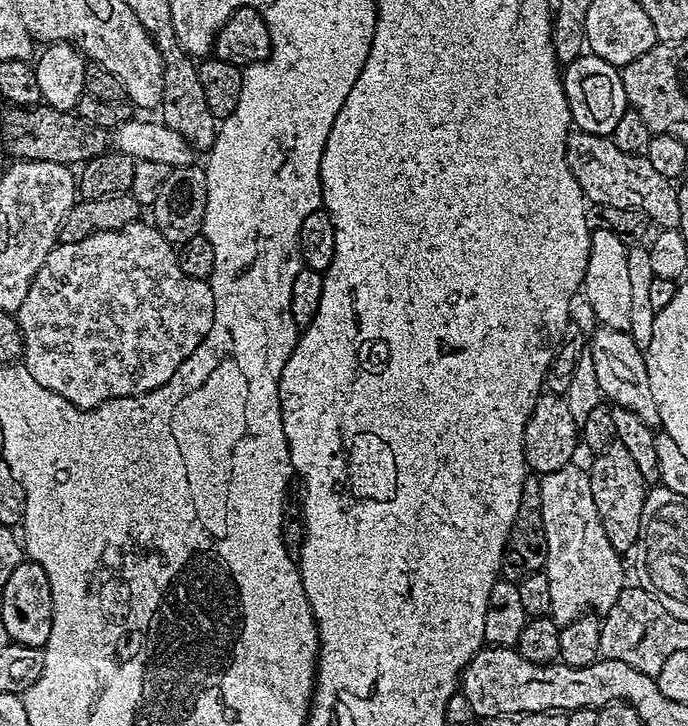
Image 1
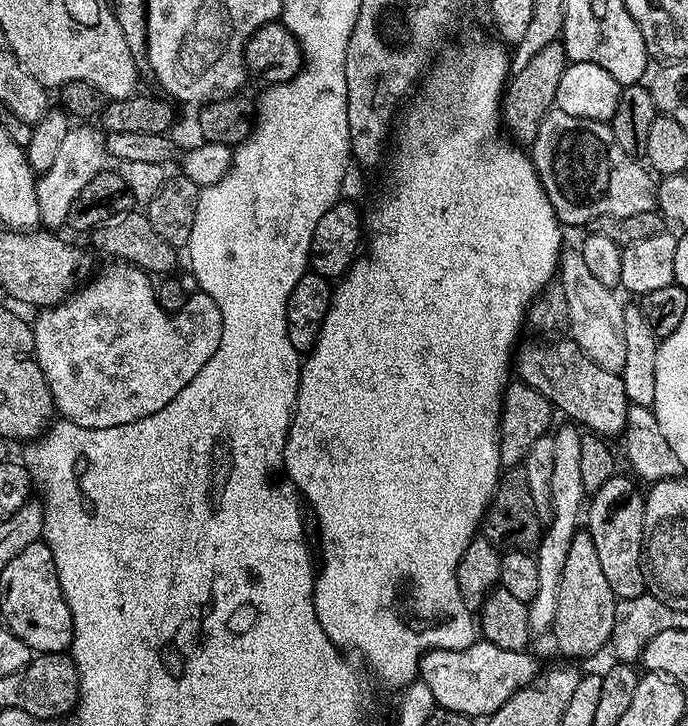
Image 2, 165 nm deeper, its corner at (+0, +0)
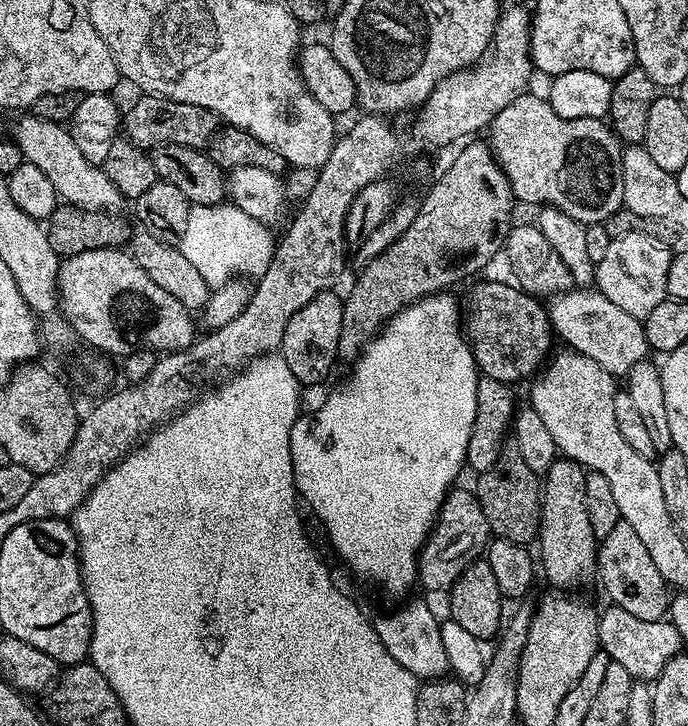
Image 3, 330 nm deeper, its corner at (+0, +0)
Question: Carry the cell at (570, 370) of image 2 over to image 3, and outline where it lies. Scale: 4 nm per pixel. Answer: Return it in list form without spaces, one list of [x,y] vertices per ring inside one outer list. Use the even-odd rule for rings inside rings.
[[[492,280],[476,285],[472,292],[472,311],[469,314],[467,311],[464,328],[477,371],[509,386],[524,378],[531,379],[543,367],[554,341],[545,305],[510,282]]]

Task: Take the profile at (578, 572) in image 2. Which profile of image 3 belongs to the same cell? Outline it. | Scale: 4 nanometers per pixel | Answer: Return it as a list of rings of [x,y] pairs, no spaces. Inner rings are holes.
[[[567,458],[556,459],[542,476],[538,564],[542,576],[560,590],[576,590],[579,584],[586,583],[591,576],[593,579],[598,572],[598,541],[586,510],[586,476],[587,471],[581,464]]]

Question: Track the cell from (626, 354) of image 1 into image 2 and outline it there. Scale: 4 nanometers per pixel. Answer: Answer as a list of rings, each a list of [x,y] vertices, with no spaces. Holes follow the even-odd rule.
[[[578,250],[561,251],[558,282],[566,290],[566,306],[570,310],[570,339],[603,369],[619,373],[626,366],[626,333],[622,326],[624,304],[607,284],[598,282],[586,266],[586,258]]]

